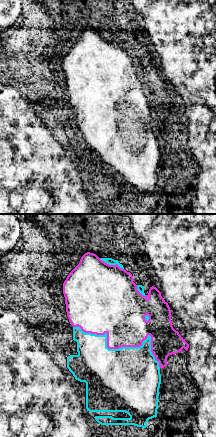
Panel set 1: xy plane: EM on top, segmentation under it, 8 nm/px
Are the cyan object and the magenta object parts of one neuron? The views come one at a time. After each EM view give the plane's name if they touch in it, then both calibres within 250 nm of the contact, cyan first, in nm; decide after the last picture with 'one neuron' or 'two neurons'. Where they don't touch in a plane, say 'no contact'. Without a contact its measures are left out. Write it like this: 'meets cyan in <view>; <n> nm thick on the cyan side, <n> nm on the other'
meets cyan in xy; 500 nm thick on the cyan side, 360 nm on the other

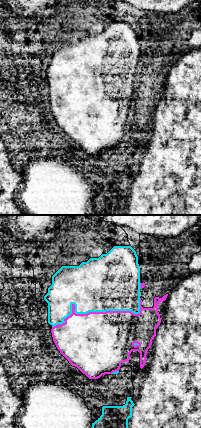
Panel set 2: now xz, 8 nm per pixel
meets cyan in xz; 440 nm thick on the cyan side, 500 nm on the other

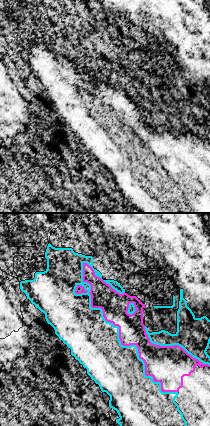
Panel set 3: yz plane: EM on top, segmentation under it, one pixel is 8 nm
meets cyan in yz; 400 nm thick on the cyan side, 220 nm on the other

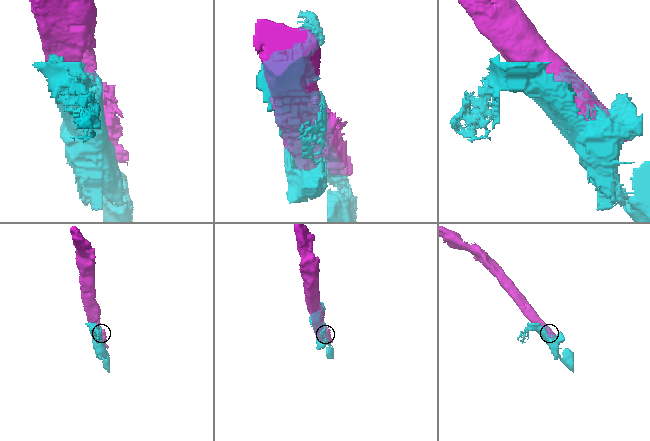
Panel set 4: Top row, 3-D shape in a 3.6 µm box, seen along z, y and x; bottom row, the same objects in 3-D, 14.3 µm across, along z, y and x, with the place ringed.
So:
one neuron

